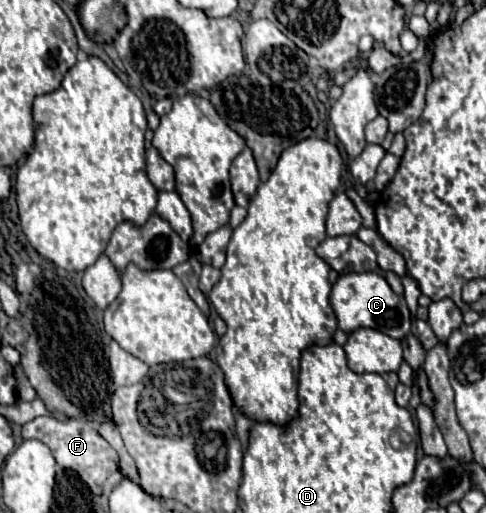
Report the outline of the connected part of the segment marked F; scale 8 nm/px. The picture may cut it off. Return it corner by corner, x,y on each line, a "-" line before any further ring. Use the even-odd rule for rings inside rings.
42,415
36,417
22,427
22,437
24,439
38,439
46,443
52,453
56,463
62,469
72,469
80,475
80,479
90,487
94,495
102,495
102,487
108,479
110,473
118,471
118,453
108,445
108,441
88,423
82,423
78,419
56,419
52,415

